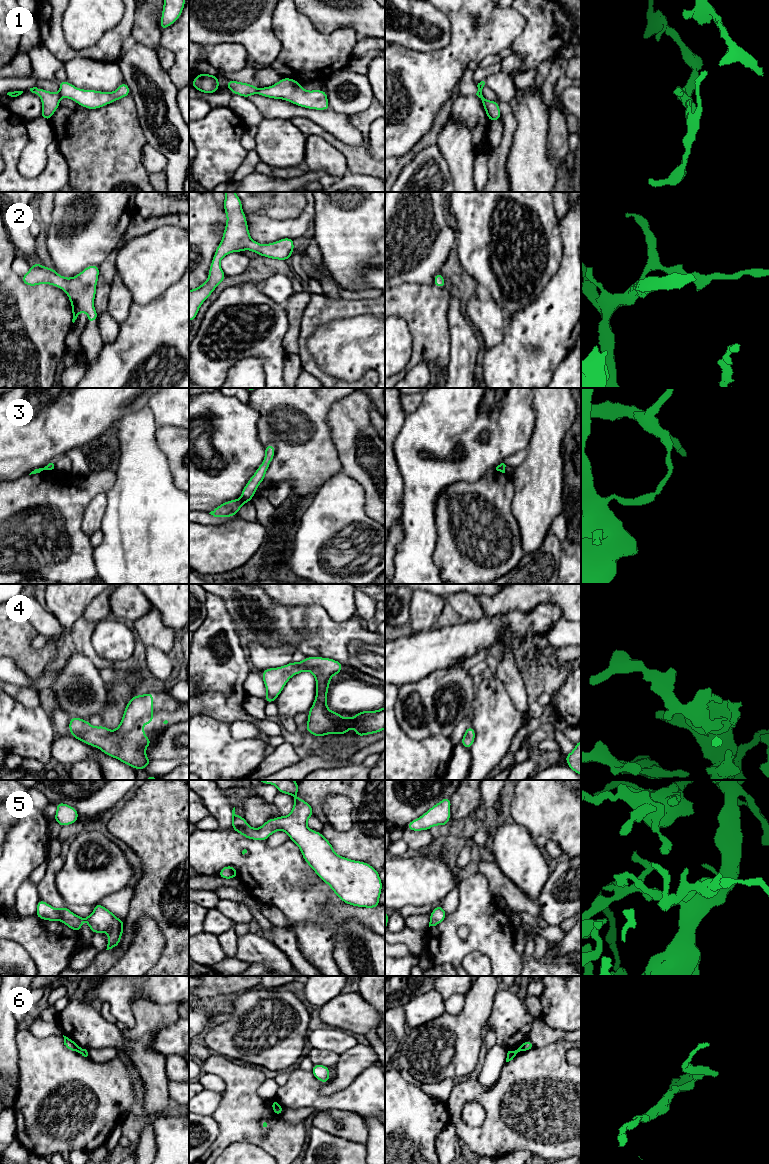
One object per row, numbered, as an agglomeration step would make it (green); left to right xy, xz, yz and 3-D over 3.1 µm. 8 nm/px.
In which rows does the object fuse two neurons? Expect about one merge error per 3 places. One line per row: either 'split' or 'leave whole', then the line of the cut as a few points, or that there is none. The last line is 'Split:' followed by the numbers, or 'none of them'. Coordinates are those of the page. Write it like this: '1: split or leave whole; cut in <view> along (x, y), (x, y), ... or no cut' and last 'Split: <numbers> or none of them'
1: split; cut in yz along (478, 90), (481, 94)
2: leave whole; no cut
3: split; cut in xz along (240, 499), (243, 502)
4: leave whole; no cut
5: leave whole; no cut
6: split; cut in xy along (79, 1047), (76, 1050)
Split: 1, 3, 6

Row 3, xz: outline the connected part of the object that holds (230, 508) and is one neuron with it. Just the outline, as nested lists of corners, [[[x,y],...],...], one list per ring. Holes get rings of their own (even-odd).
[[[241,499],[230,500],[216,507],[209,514],[214,517],[231,517],[238,514],[242,505],[243,501]]]

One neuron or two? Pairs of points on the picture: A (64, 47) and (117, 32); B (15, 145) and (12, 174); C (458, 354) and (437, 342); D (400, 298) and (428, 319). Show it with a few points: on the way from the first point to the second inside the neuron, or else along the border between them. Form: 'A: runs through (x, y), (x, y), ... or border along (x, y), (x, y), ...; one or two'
A: runs through (77, 53), (97, 52), (104, 45); one
B: runs through (11, 152), (11, 167); one
C: border along (448, 326), (449, 363), (446, 367); two
D: runs through (407, 300), (421, 312); one

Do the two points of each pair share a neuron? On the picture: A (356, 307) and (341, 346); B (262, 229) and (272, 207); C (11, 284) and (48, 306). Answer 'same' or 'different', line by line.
A: different
B: different
C: same

